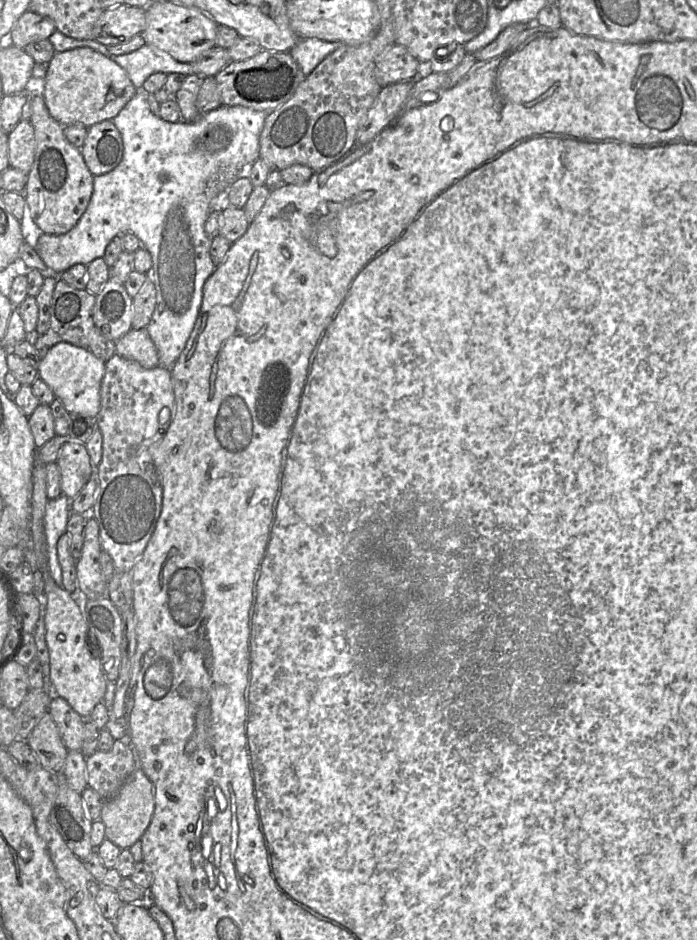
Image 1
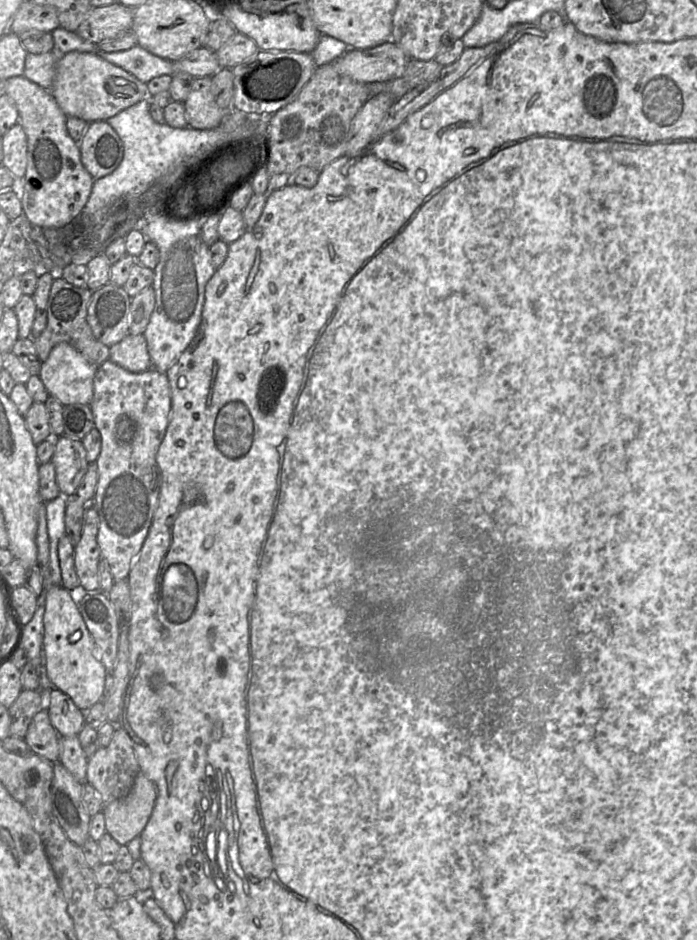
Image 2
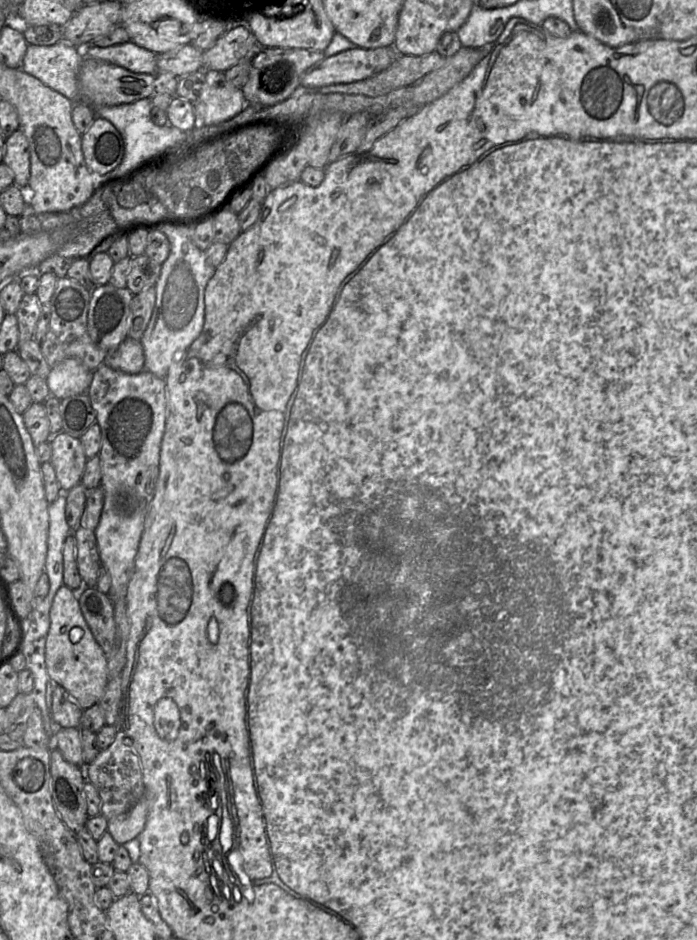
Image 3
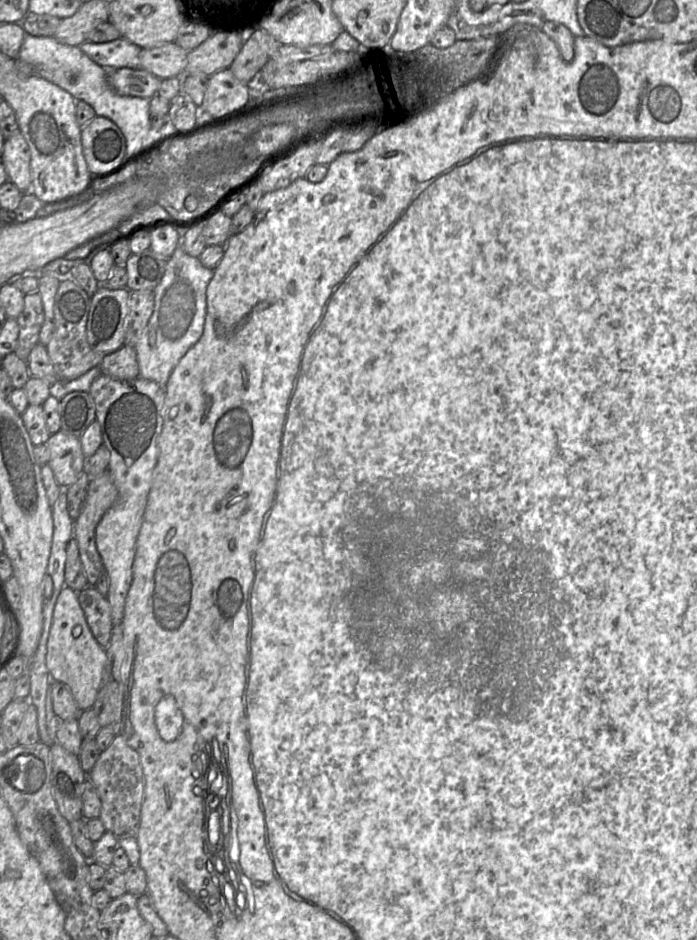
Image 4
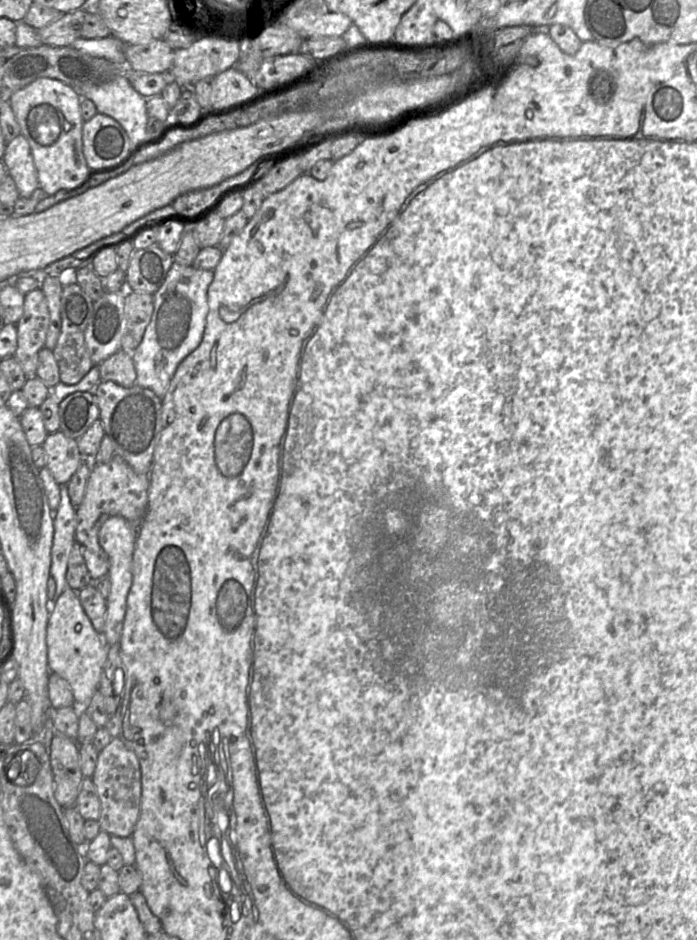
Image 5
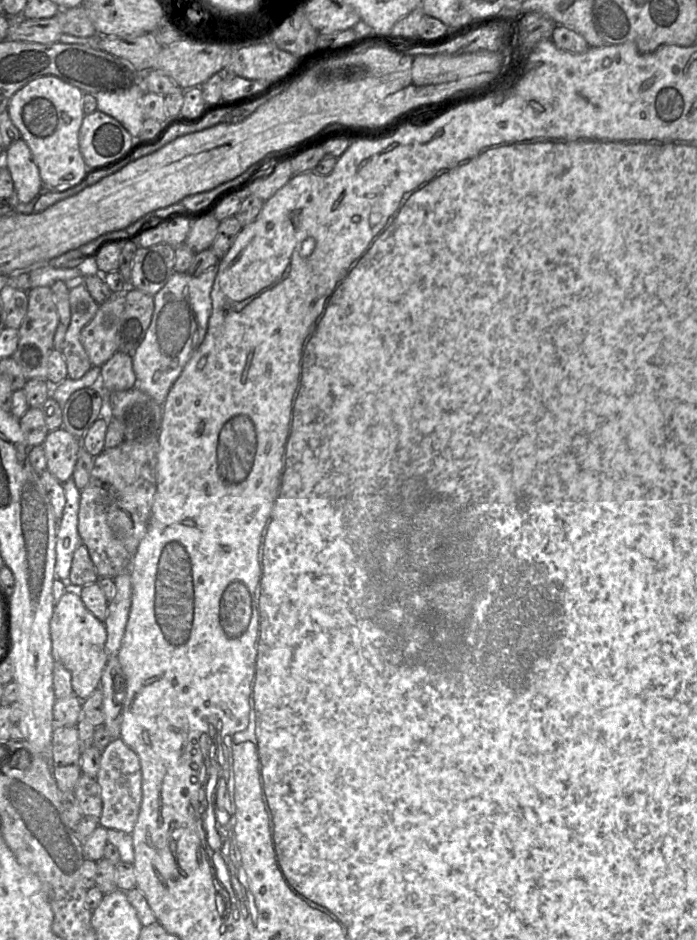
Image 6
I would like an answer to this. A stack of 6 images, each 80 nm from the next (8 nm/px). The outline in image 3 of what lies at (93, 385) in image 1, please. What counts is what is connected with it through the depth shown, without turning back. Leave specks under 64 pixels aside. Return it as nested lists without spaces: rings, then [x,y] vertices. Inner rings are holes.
[[[67,358],[51,368],[46,382],[50,396],[60,400],[87,393],[92,381],[92,371],[75,358]]]

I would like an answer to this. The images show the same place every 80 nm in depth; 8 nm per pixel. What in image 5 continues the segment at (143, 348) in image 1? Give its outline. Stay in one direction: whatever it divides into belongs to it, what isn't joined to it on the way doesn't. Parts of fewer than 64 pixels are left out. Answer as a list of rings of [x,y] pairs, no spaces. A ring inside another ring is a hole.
[[[119,350],[99,366],[100,381],[112,381],[123,387],[131,387],[136,381],[136,369],[132,353]]]

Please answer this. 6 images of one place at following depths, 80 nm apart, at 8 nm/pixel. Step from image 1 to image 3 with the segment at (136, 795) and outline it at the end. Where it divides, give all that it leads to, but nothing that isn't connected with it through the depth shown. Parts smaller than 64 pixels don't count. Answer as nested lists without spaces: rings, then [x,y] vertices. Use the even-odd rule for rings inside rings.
[[[144,794],[144,798],[138,801],[128,812],[108,820],[107,832],[111,834],[112,838],[119,845],[123,845],[126,842],[139,837],[139,834],[143,831],[146,825],[148,814],[148,801]]]

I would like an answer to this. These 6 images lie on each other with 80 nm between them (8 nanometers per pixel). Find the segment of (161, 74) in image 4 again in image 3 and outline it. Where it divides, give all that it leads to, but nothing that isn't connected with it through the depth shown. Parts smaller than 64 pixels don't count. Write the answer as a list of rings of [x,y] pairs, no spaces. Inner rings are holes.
[[[186,44],[171,51],[156,54],[158,72],[170,72],[180,77],[201,70],[203,52],[192,44]]]

